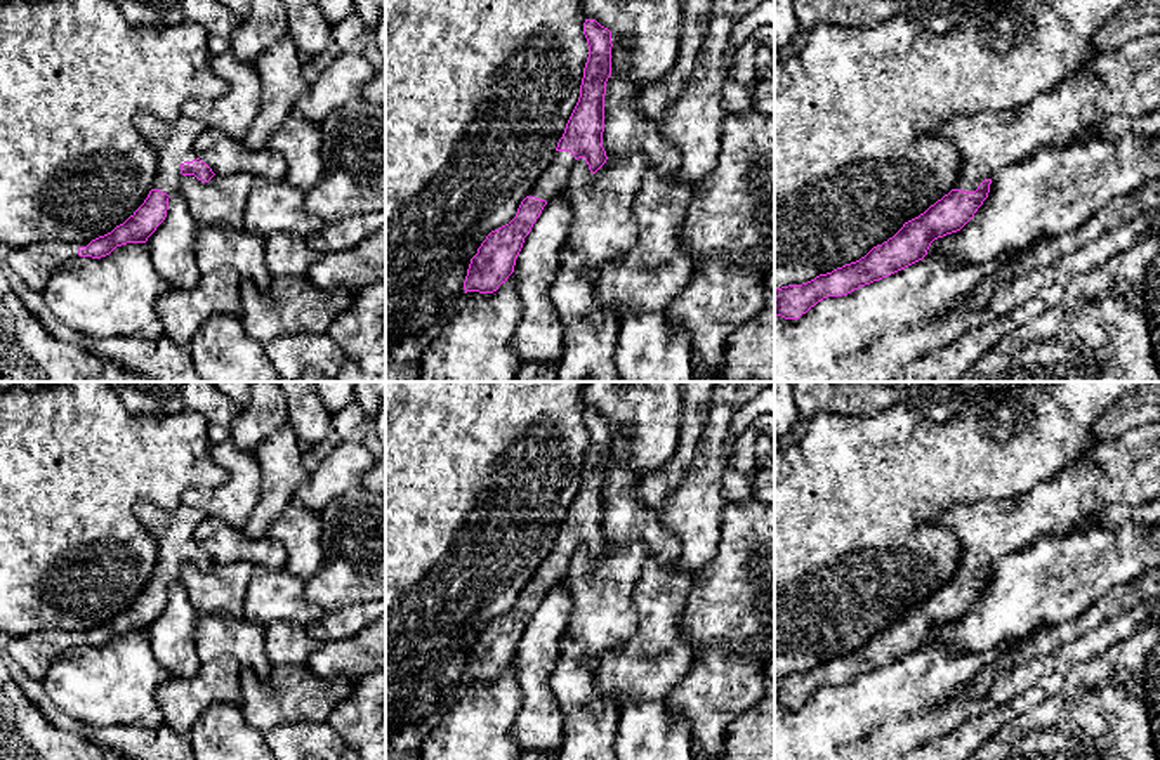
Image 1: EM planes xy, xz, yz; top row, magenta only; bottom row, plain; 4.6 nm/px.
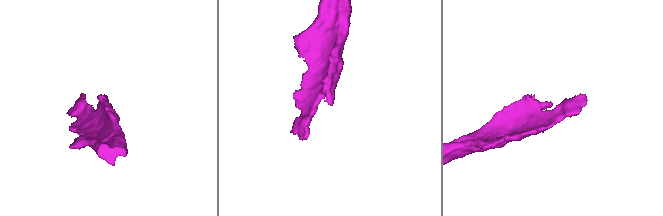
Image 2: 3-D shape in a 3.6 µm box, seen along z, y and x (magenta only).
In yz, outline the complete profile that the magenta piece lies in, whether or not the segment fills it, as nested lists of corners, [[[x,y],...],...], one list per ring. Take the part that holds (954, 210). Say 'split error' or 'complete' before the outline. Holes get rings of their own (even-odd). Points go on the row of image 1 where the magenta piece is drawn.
split error | [[[1160,31],[1130,40],[1117,50],[1097,54],[1087,69],[1016,109],[953,116],[936,128],[938,135],[946,137],[957,147],[962,160],[953,189],[924,213],[905,222],[893,238],[873,246],[860,260],[802,285],[774,288],[774,314],[785,319],[799,319],[827,297],[847,295],[922,260],[934,239],[960,231],[974,217],[988,198],[992,177],[999,170],[1025,161],[1045,146],[1064,144],[1110,116],[1137,118],[1157,109],[1160,109]]]

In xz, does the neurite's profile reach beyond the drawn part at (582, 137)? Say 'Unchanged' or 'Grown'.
Grown

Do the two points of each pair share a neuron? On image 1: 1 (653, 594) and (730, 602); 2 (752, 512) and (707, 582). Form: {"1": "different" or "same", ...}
{"1": "different", "2": "same"}

